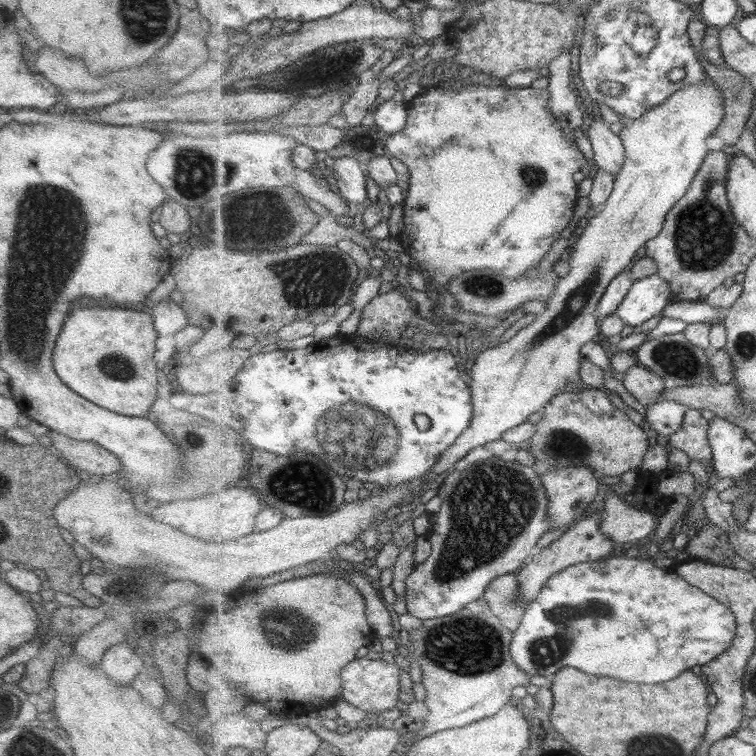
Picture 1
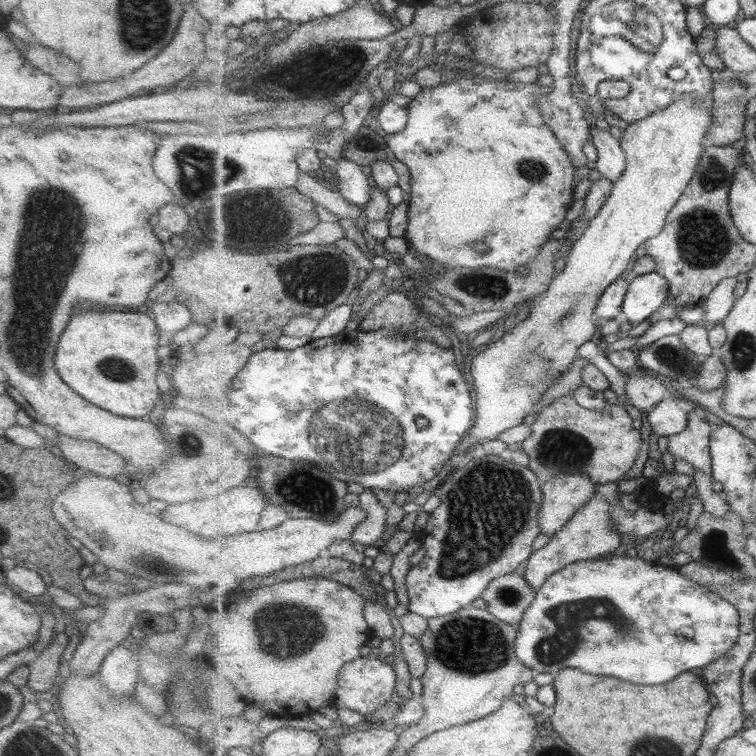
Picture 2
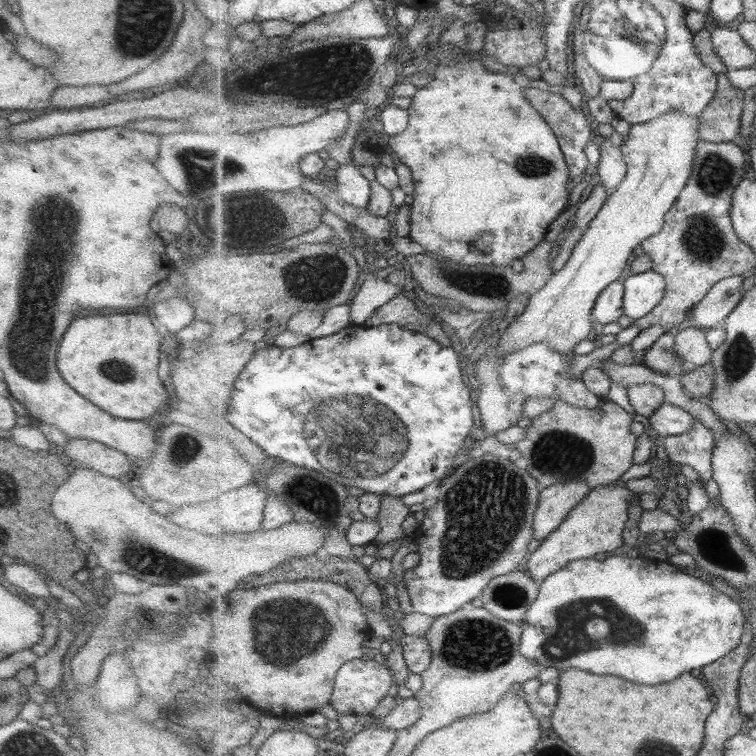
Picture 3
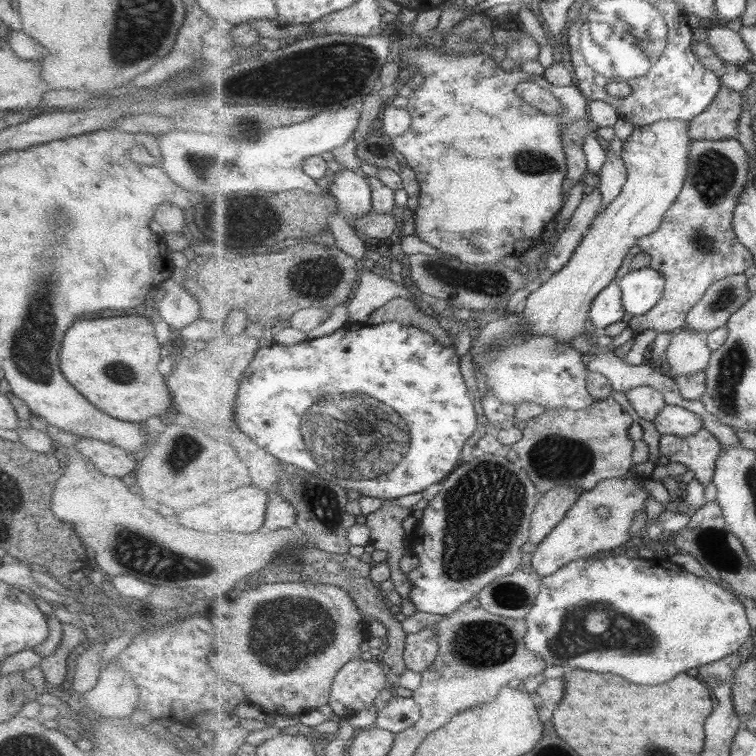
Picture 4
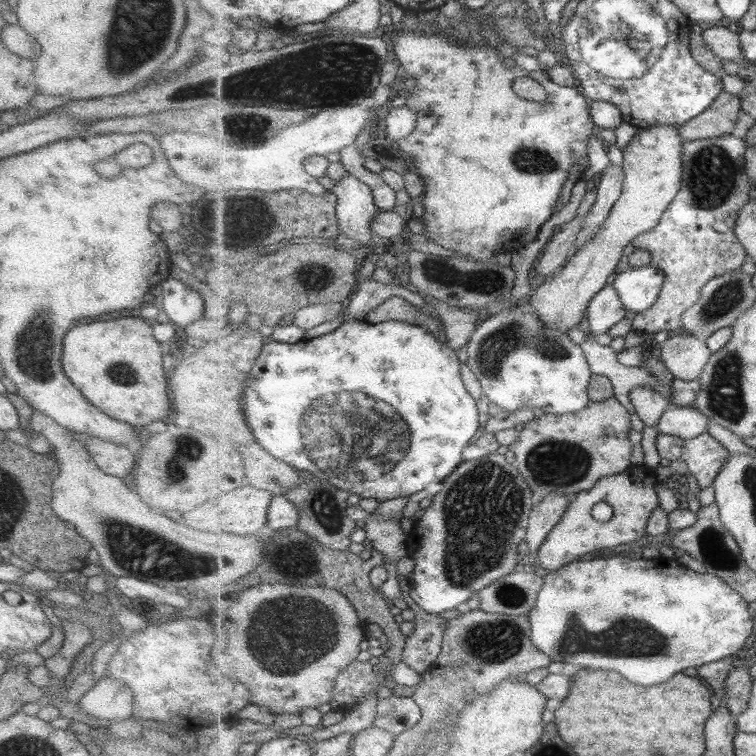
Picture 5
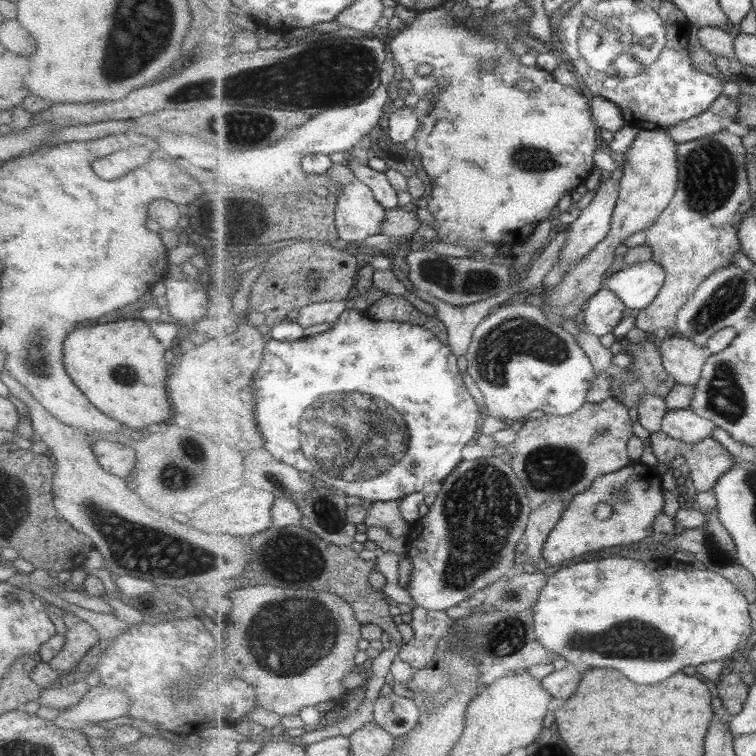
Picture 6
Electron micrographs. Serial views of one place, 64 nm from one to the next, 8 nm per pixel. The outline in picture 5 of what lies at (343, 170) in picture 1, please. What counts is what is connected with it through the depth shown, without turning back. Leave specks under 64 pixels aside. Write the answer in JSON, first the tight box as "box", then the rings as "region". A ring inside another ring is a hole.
{"box":[330,173,381,245],"region":[[[348,173],[330,192],[338,196],[337,216],[340,232],[361,245],[371,245],[371,218],[375,218],[381,211],[375,204],[372,189]]]}

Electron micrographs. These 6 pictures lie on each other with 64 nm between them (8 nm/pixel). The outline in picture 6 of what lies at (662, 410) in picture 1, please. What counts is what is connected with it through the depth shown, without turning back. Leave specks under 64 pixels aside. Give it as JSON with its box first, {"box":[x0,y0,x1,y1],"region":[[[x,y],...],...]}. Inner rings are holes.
{"box":[661,408,717,444],"region":[[[693,408],[667,410],[667,416],[661,424],[661,431],[671,438],[697,444],[704,438],[712,436],[717,430],[717,425],[709,418],[697,414]]]}

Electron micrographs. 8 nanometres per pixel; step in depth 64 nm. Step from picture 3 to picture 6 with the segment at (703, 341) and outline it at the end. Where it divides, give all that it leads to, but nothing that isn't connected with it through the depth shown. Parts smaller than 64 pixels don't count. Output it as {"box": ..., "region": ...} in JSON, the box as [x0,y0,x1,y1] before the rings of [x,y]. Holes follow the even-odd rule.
{"box":[658,336,711,386],"region":[[[671,336],[658,344],[667,372],[670,372],[679,384],[696,386],[703,367],[711,356],[708,348],[677,336]]]}

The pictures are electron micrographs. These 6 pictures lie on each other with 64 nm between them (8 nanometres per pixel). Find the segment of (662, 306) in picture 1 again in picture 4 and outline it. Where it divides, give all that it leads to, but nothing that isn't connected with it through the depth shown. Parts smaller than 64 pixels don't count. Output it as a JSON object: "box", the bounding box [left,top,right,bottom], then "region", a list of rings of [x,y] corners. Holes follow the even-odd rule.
{"box":[619,267,666,316],"region":[[[653,267],[631,270],[619,281],[623,288],[623,302],[633,316],[647,314],[663,298],[666,276]]]}

